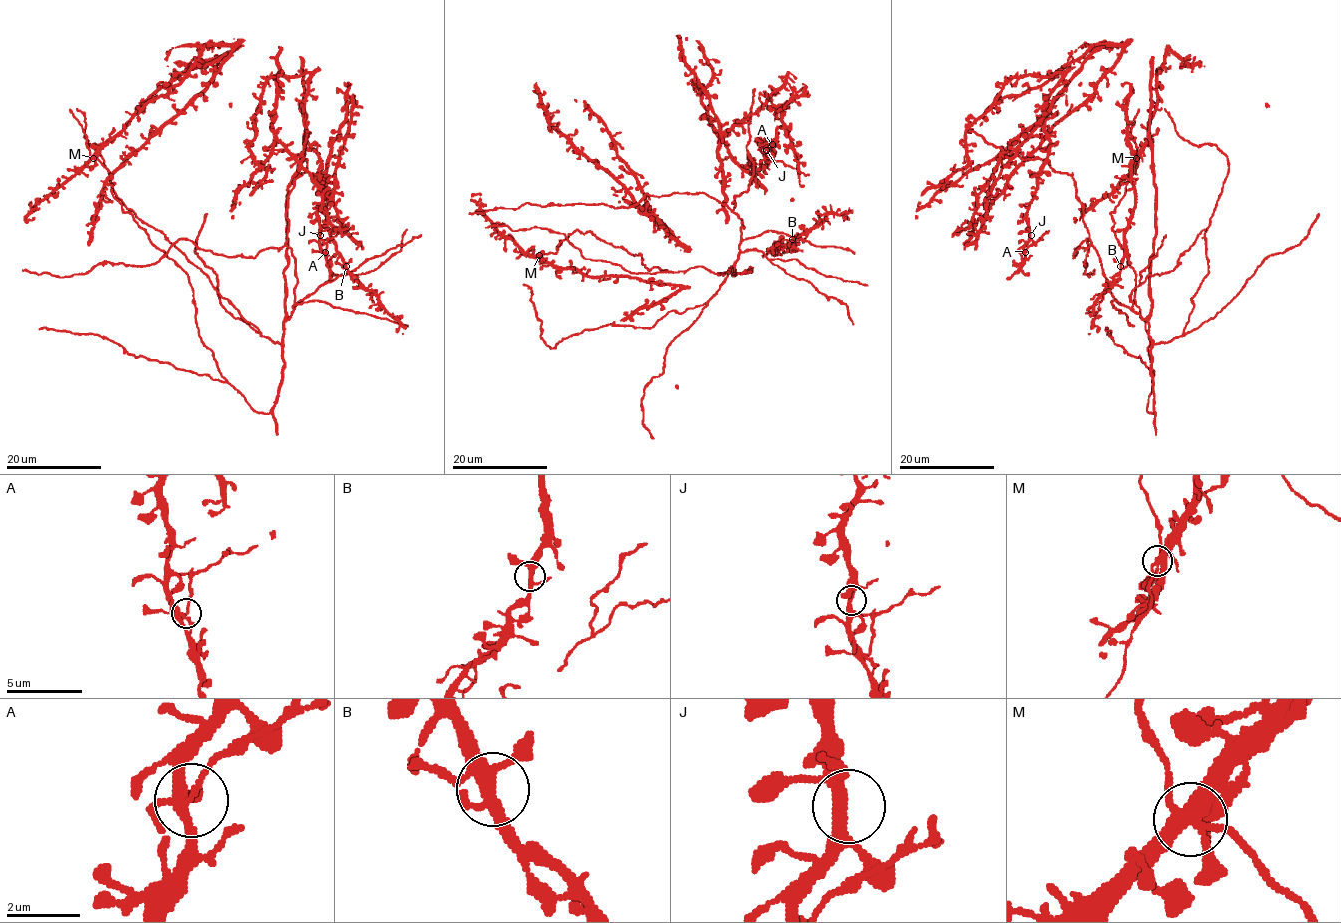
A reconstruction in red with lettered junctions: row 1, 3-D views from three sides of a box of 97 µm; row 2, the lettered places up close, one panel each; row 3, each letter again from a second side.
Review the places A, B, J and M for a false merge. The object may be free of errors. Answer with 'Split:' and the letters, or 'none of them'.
Split: A

